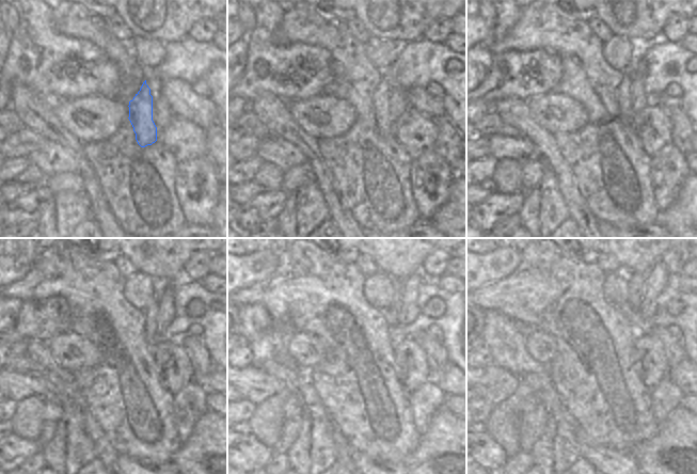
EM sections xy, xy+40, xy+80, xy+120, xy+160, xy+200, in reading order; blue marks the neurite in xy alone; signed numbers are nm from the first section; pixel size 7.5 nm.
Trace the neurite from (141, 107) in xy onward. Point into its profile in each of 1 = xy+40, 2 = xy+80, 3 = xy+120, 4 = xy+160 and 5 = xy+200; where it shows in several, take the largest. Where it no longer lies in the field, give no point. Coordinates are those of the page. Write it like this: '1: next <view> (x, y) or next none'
1: next xy+40 (381, 98)
2: next xy+80 (623, 92)
3: next xy+120 (152, 312)
4: next xy+160 (391, 313)
5: next xy+200 (636, 281)

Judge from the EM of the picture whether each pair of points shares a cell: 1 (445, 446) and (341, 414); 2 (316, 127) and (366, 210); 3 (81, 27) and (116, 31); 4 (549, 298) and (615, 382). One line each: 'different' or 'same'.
1: different
2: different
3: different
4: same

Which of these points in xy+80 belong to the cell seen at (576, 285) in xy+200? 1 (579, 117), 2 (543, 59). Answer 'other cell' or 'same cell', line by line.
1: other cell
2: other cell

